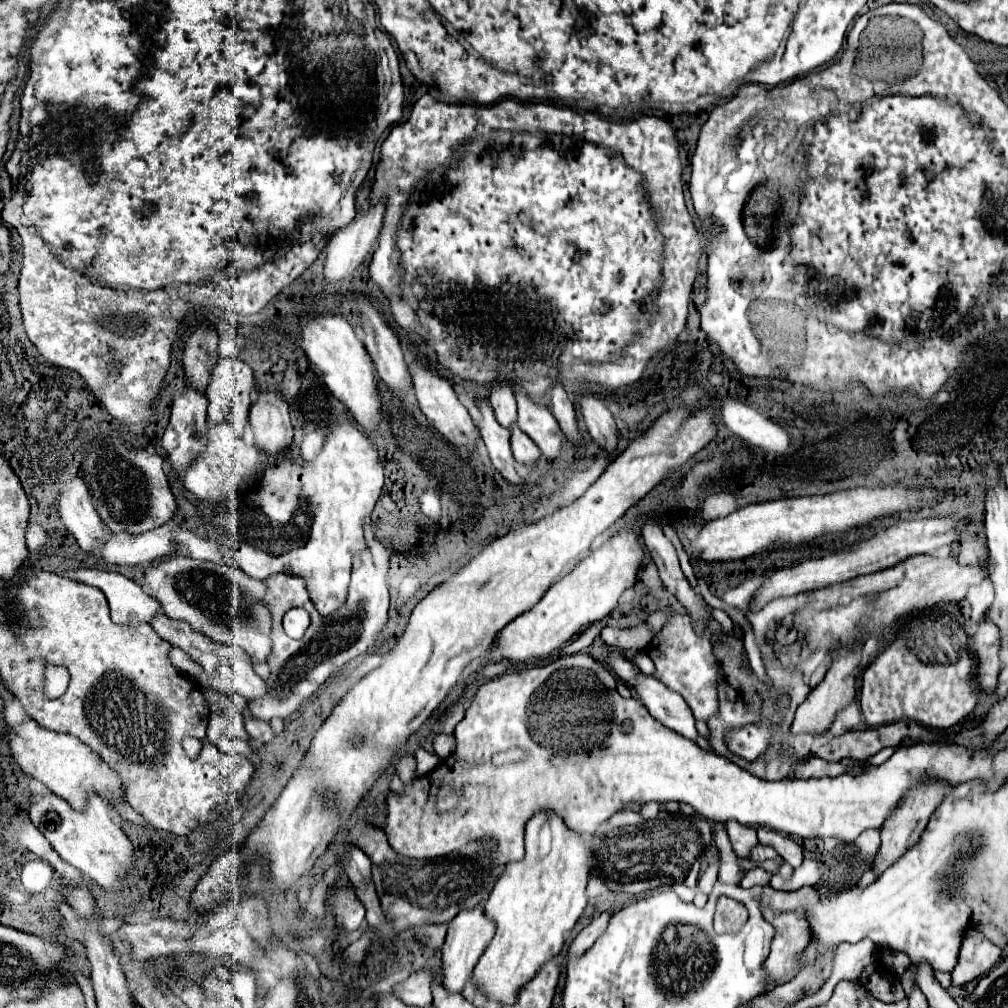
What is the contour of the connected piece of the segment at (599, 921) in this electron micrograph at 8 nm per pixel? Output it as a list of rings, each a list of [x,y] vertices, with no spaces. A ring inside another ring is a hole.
[[[602,912],[600,916],[596,916],[596,918],[574,938],[568,956],[572,956],[572,954],[580,956],[580,952],[586,952],[586,950],[596,942],[596,938],[602,936],[602,932],[606,930],[610,918],[612,918],[612,912]]]

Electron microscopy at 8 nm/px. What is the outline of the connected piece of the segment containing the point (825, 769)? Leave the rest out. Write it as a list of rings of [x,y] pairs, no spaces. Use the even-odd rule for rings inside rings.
[[[808,758],[802,764],[796,766],[794,776],[796,778],[824,778],[824,776],[840,776],[848,772],[840,762],[826,762],[822,758]]]

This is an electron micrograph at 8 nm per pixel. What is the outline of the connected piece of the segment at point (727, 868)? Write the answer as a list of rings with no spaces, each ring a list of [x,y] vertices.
[[[714,824],[714,842],[720,850],[720,872],[718,872],[718,880],[722,884],[730,884],[730,886],[738,886],[740,884],[740,876],[742,876],[742,868],[738,866],[738,856],[728,840],[726,830],[722,828],[722,824]]]

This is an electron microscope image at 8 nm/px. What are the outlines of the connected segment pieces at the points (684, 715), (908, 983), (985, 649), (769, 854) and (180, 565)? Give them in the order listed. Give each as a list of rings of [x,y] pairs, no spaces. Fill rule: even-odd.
[[[596,638],[594,644],[590,646],[590,656],[594,656],[594,658],[596,658],[598,662],[602,662],[602,664],[608,664],[608,666],[616,672],[616,676],[618,676],[620,680],[624,680],[626,684],[630,684],[630,686],[634,688],[634,692],[640,696],[640,700],[644,702],[644,706],[648,708],[648,712],[650,712],[660,724],[664,724],[666,728],[674,730],[676,734],[680,734],[680,736],[684,736],[684,738],[696,742],[696,738],[698,738],[696,720],[694,720],[694,716],[692,716],[690,706],[684,702],[684,698],[682,698],[680,694],[676,694],[676,692],[672,692],[670,688],[666,688],[660,680],[656,680],[656,678],[652,678],[652,676],[644,676],[630,660],[626,660],[626,658],[620,656],[618,652],[610,652],[608,646],[606,646],[600,638]]]
[[[914,964],[900,976],[900,984],[902,984],[906,996],[916,988],[916,980],[914,980],[914,976],[916,976],[916,966],[914,966]]]
[[[982,620],[974,636],[972,648],[978,658],[978,672],[976,672],[978,688],[986,694],[992,694],[996,690],[996,678],[998,678],[998,666],[1000,666],[998,664],[998,652],[1000,652],[998,628],[988,620]]]
[[[756,844],[756,848],[750,852],[749,860],[752,862],[762,862],[767,859],[775,860],[778,858],[778,862],[782,862],[782,858],[774,852],[774,848],[770,846],[762,846],[762,844]]]
[[[172,556],[148,568],[142,582],[162,604],[168,618],[190,624],[192,630],[216,644],[240,646],[254,662],[266,662],[272,654],[272,612],[264,602],[266,584],[250,578],[232,564],[202,562],[186,556]]]

